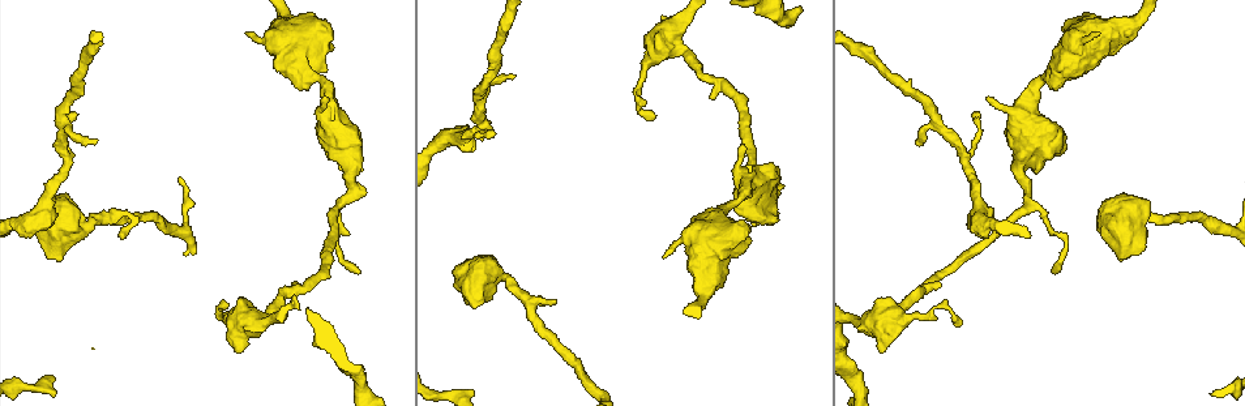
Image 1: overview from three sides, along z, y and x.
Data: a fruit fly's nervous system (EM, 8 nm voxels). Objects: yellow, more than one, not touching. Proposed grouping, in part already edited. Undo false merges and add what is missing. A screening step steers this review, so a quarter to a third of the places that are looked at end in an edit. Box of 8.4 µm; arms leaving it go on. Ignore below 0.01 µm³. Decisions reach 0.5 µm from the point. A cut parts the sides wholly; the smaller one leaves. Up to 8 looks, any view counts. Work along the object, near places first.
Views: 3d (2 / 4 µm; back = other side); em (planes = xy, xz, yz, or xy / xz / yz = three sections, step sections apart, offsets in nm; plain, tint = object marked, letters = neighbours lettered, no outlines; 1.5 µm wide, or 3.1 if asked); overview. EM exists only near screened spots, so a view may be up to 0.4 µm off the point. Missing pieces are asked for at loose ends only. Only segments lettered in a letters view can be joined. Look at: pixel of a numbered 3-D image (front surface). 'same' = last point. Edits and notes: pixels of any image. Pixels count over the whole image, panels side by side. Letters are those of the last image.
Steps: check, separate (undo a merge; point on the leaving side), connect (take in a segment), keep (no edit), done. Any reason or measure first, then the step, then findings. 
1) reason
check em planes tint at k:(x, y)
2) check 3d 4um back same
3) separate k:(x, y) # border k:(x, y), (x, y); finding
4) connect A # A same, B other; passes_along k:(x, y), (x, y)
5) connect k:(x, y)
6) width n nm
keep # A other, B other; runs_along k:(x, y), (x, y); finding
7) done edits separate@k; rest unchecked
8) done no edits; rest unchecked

tapers out
check 3d 2um at 1:(918, 142)

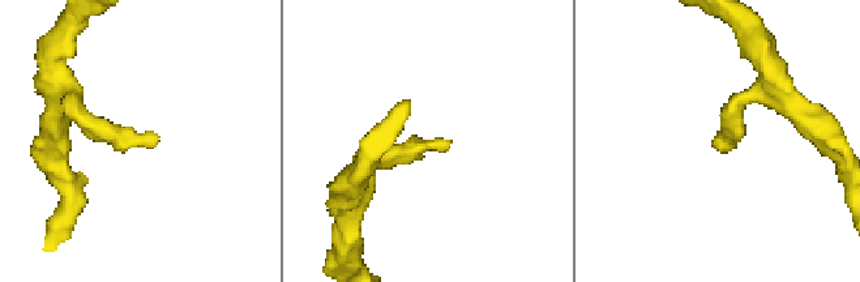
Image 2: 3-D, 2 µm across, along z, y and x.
check em planes letters at 2:(154, 137)

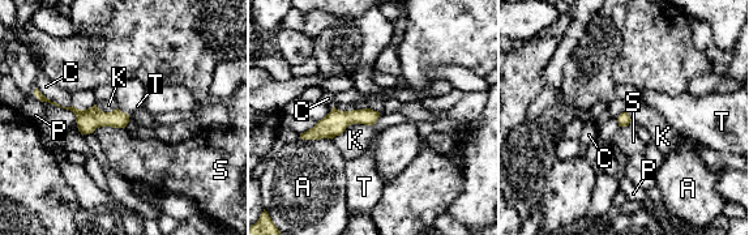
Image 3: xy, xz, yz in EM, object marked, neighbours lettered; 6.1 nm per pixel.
keep # A other, C other, K other, P other, S other, T other; border 3:(116, 107), (128, 115); none of them fits

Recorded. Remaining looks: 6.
branch stops here
check em planes plain at 1:(539, 295)

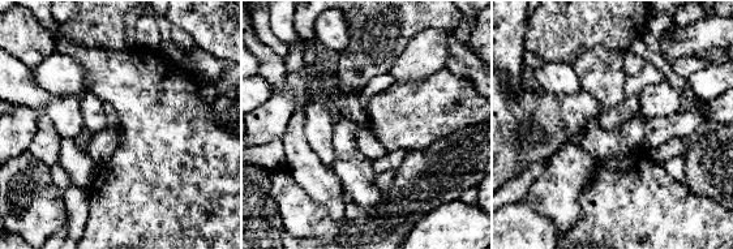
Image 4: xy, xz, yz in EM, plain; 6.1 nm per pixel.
check em planes letters same

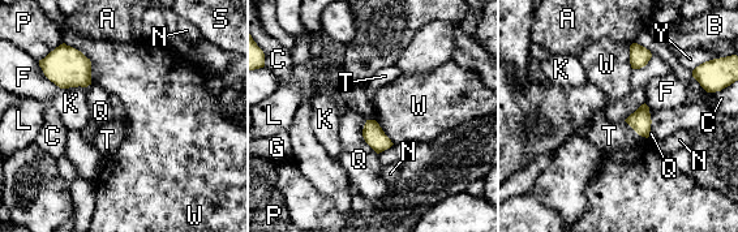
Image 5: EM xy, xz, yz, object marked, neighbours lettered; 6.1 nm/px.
keep # A other, B other, C other, F other, G other, K other, L other, N other, P other, Q other, S other, T other, W other, Y other; border 5:(652, 54), (644, 65), (633, 69); none of them fits

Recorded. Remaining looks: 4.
three arms meet
check em planes letters at 1:(1027, 199)

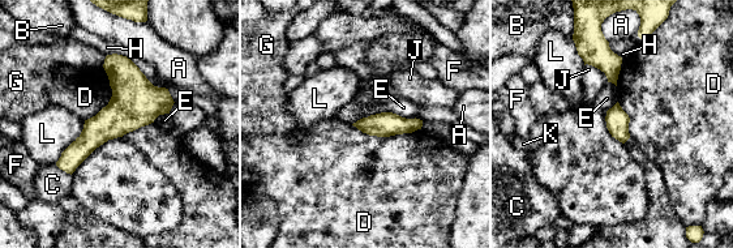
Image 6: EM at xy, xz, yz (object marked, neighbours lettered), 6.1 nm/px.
keep # A other, B other, C other, D other, E other, F other, G other, H other, J other, K other, L other; border 6:(351, 124), (377, 136), (420, 129); all the same cell

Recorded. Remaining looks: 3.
done no edits; rest unchecked

